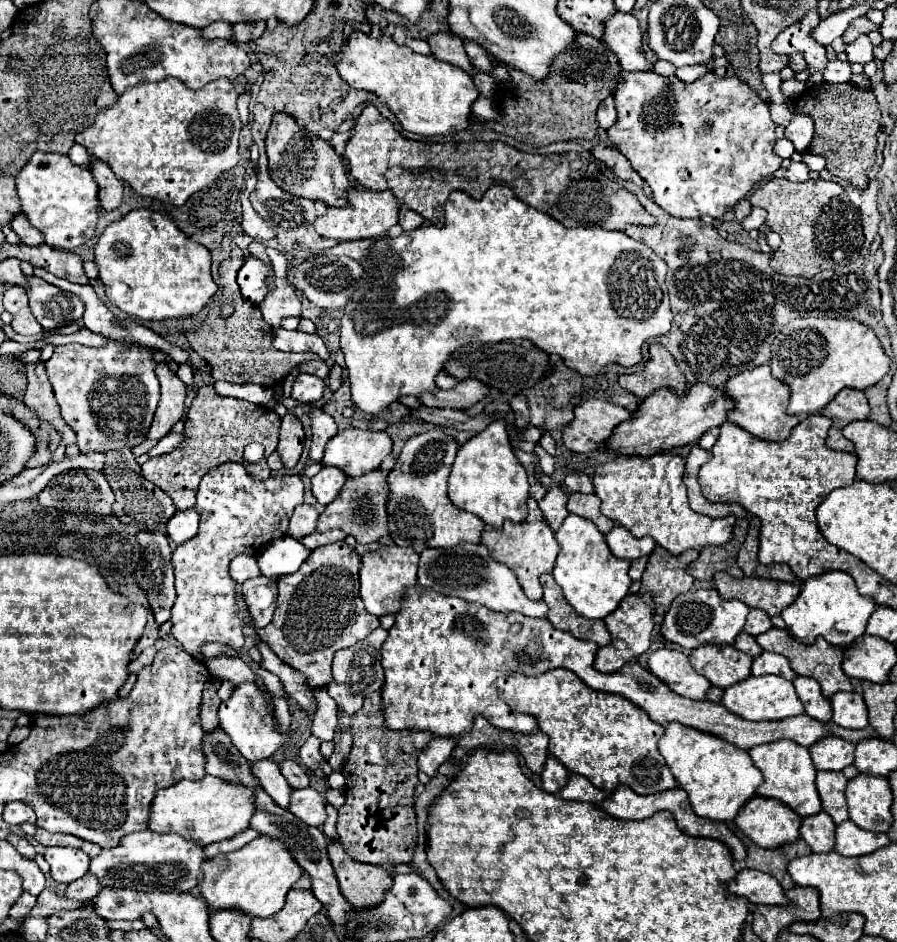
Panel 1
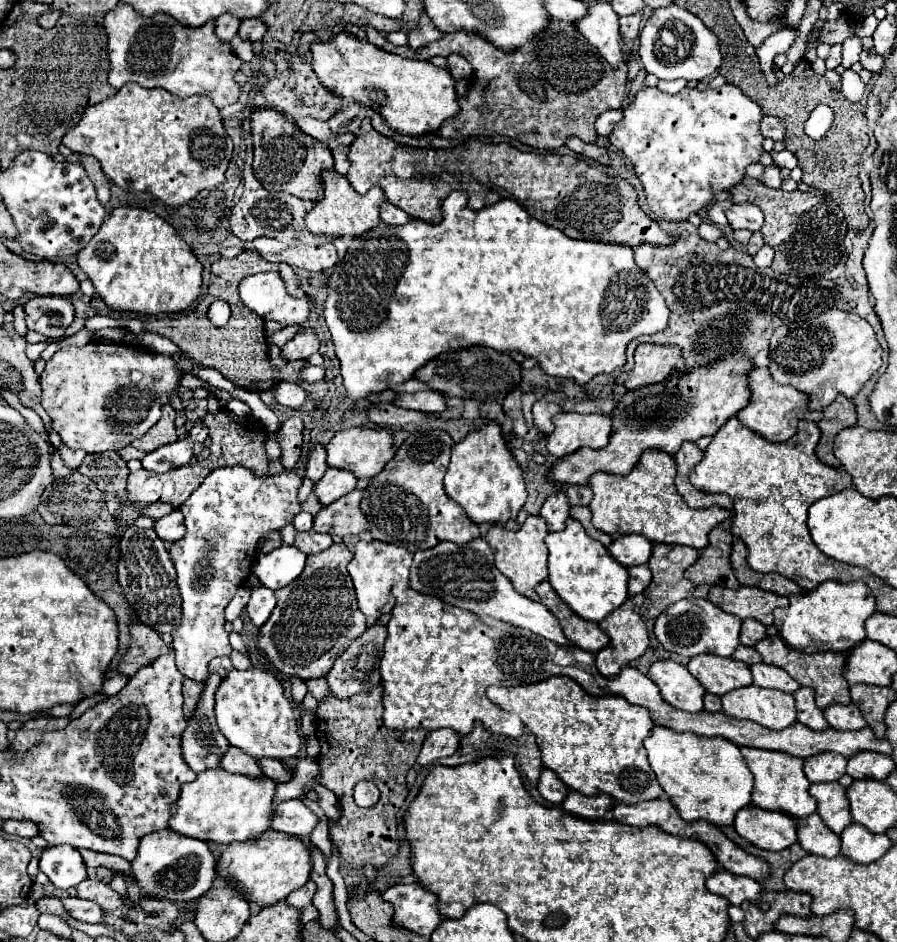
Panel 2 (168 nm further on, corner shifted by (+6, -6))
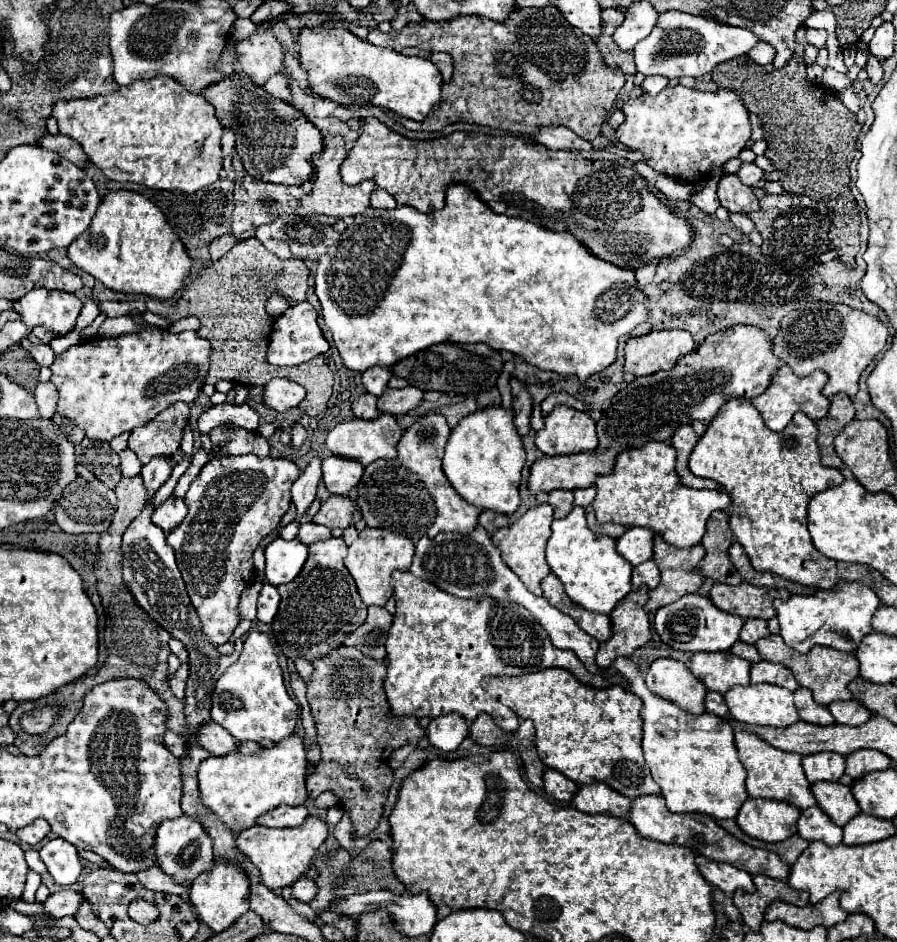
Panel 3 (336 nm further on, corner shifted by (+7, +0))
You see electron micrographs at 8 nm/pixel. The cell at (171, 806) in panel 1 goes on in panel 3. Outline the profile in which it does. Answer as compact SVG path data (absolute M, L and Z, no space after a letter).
M298 734L254 754L232 752L226 756L212 756L200 764L200 798L232 832L242 832L280 804L300 806L306 802L306 766L306 748Z

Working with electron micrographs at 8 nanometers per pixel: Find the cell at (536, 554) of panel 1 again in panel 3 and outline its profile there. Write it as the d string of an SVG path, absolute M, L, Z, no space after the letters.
M540 504L530 508L520 520L516 520L514 524L500 528L494 532L492 542L502 550L502 558L508 564L508 568L526 584L526 588L536 594L542 596L542 588L540 582L542 578L546 578L550 574L550 566L546 562L544 550L546 550L546 542L550 538L550 524L552 524L552 506L550 504Z

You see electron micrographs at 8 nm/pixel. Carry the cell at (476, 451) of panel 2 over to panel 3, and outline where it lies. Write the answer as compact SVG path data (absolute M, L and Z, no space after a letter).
M486 406L462 418L458 426L450 432L442 460L442 470L452 488L456 488L456 492L468 504L480 510L514 514L520 504L518 486L526 454L522 438L518 436L512 424L512 418L514 414L510 408Z

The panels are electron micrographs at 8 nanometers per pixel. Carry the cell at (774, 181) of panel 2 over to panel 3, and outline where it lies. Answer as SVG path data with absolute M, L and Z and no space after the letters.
M742 164L740 170L736 172L736 176L746 184L746 186L752 186L756 184L758 180L762 180L762 170L756 166L756 164Z

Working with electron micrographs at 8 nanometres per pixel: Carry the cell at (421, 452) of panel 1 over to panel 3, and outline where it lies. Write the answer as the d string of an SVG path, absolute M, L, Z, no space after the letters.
M428 414L418 418L414 426L402 434L398 442L398 456L394 460L376 460L366 466L356 488L356 504L368 526L400 532L414 542L422 536L434 538L438 532L470 534L476 528L480 510L476 506L468 506L442 472L442 454L448 436L450 428L446 418L442 414Z

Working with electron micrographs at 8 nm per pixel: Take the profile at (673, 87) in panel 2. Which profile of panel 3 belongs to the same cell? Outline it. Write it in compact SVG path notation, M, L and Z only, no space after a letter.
M648 76L644 82L650 82L650 90L646 94L652 94L652 96L656 96L658 92L662 92L668 86L668 80L662 76Z

